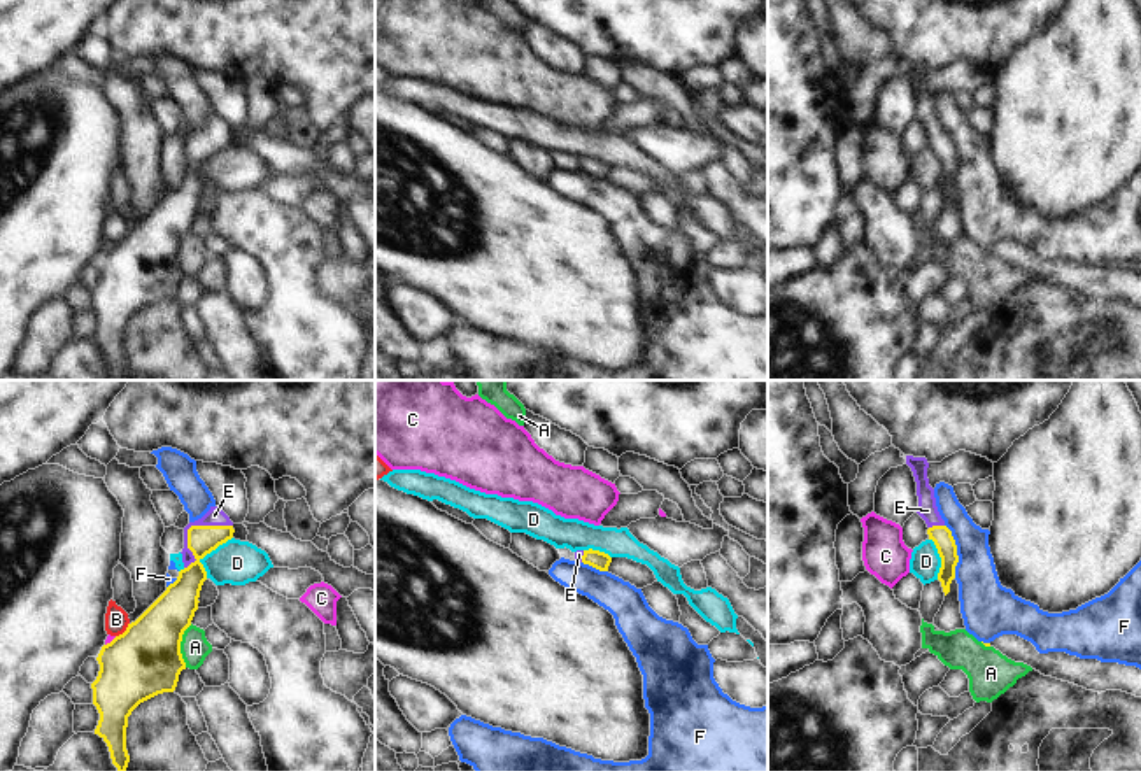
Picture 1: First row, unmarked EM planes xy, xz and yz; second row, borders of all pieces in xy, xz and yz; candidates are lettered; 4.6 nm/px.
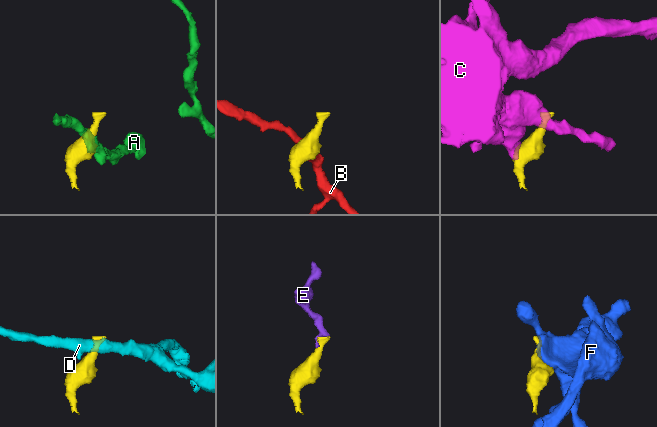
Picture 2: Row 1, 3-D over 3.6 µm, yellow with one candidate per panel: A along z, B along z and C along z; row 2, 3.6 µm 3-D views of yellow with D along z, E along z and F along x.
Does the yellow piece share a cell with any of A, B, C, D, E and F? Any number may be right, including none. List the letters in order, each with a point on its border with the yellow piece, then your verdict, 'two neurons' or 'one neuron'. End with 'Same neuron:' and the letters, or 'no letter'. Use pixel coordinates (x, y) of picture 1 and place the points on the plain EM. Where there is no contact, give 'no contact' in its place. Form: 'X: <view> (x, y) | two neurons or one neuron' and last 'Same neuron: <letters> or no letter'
A: xy (179, 253) | two neurons
B: xy (125, 239) | two neurons
C: xy (113, 247) | two neurons
D: xy (207, 160) | two neurons
E: xy (190, 135) | one neuron
F: yz (956, 158) | two neurons
Same neuron: E

